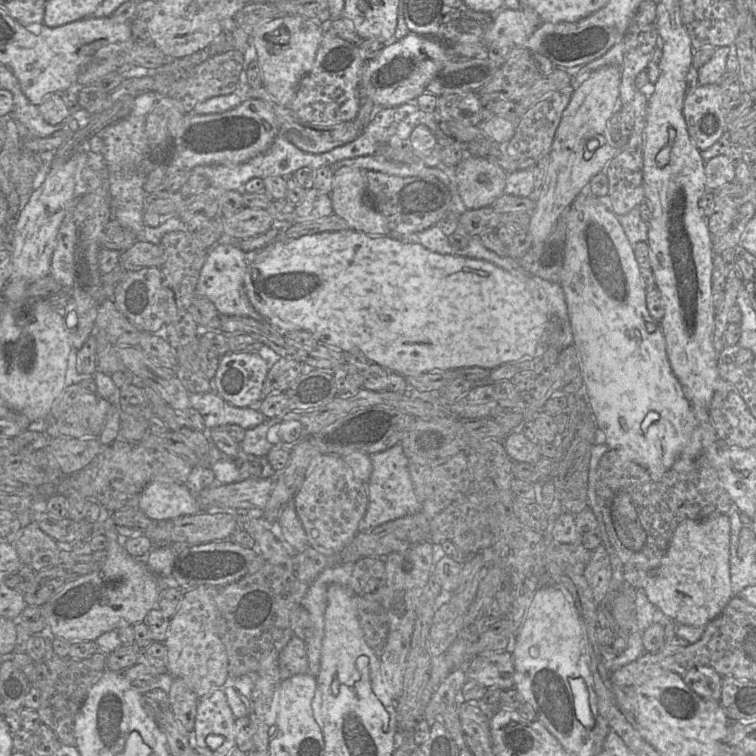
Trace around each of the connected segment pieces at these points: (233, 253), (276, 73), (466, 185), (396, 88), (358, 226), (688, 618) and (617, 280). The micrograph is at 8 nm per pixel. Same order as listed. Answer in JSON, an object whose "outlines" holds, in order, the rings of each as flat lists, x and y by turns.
{"outlines":[[[221,240,208,249,208,255,201,268,195,294,208,298,219,314,245,316,257,321,266,319,253,307,244,289,244,276,247,267,247,254,229,240]],[[290,14,265,22,253,32,251,40,262,70,263,87,280,105,289,106,299,82,313,68,324,32,325,25]],[[466,155,455,167,459,195,469,210,489,207,504,194,506,173,486,158]],[[410,31,403,39,387,44,376,58,366,61,362,71,360,96,371,99,380,108,414,102,426,92,429,82,452,56,440,42]],[[346,166,334,173,330,193,333,213,344,219,352,230,388,235,391,231,388,221,367,198,366,171]],[[713,513,701,520,686,519,674,530,663,558,647,576,643,590,649,601,676,623,706,626,734,596,729,555,728,515]],[[583,191,575,198,567,209,566,224,567,230,564,261,559,284,565,295,567,312,573,335,573,345,579,353,584,389,596,421,600,440,606,443,609,449,617,449,629,460,645,468,650,473,652,479,658,480,671,468,680,456,684,448,688,445,690,437,696,428,696,419,692,410,692,405,687,399,681,383,671,369,660,322,654,320,647,309,646,290,643,287,641,280,640,267,634,256,633,245,627,239,616,215,609,210,598,197,593,196,588,191]]]}

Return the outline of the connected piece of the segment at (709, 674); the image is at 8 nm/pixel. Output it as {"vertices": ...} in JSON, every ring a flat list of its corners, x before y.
{"vertices":[[695,666,688,670,682,678,700,697,720,702,722,676,712,667]]}

